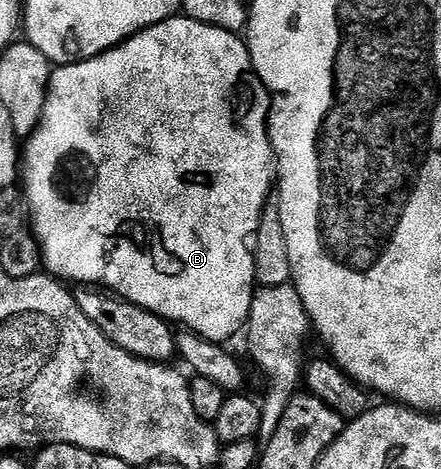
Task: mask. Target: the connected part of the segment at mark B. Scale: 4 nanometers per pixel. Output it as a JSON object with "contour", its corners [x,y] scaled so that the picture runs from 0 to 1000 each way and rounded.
{"contour":[[[397,36],[308,70],[270,100],[245,104],[218,122],[143,143],[125,141],[113,154],[113,186],[104,194],[95,252],[57,299],[45,330],[45,390],[54,401],[63,475],[95,535],[98,571],[120,593],[152,606],[186,603],[177,608],[238,616],[288,646],[363,674],[388,693],[406,689],[406,699],[438,706],[454,721],[497,736],[560,695],[571,614],[578,610],[576,539],[562,520],[599,465],[594,448],[603,441],[603,422],[610,416],[615,422],[617,384],[626,373],[626,341],[612,316],[608,228],[585,205],[590,171],[576,151],[565,98],[540,83],[546,81],[528,66],[490,62],[442,41]]]}

